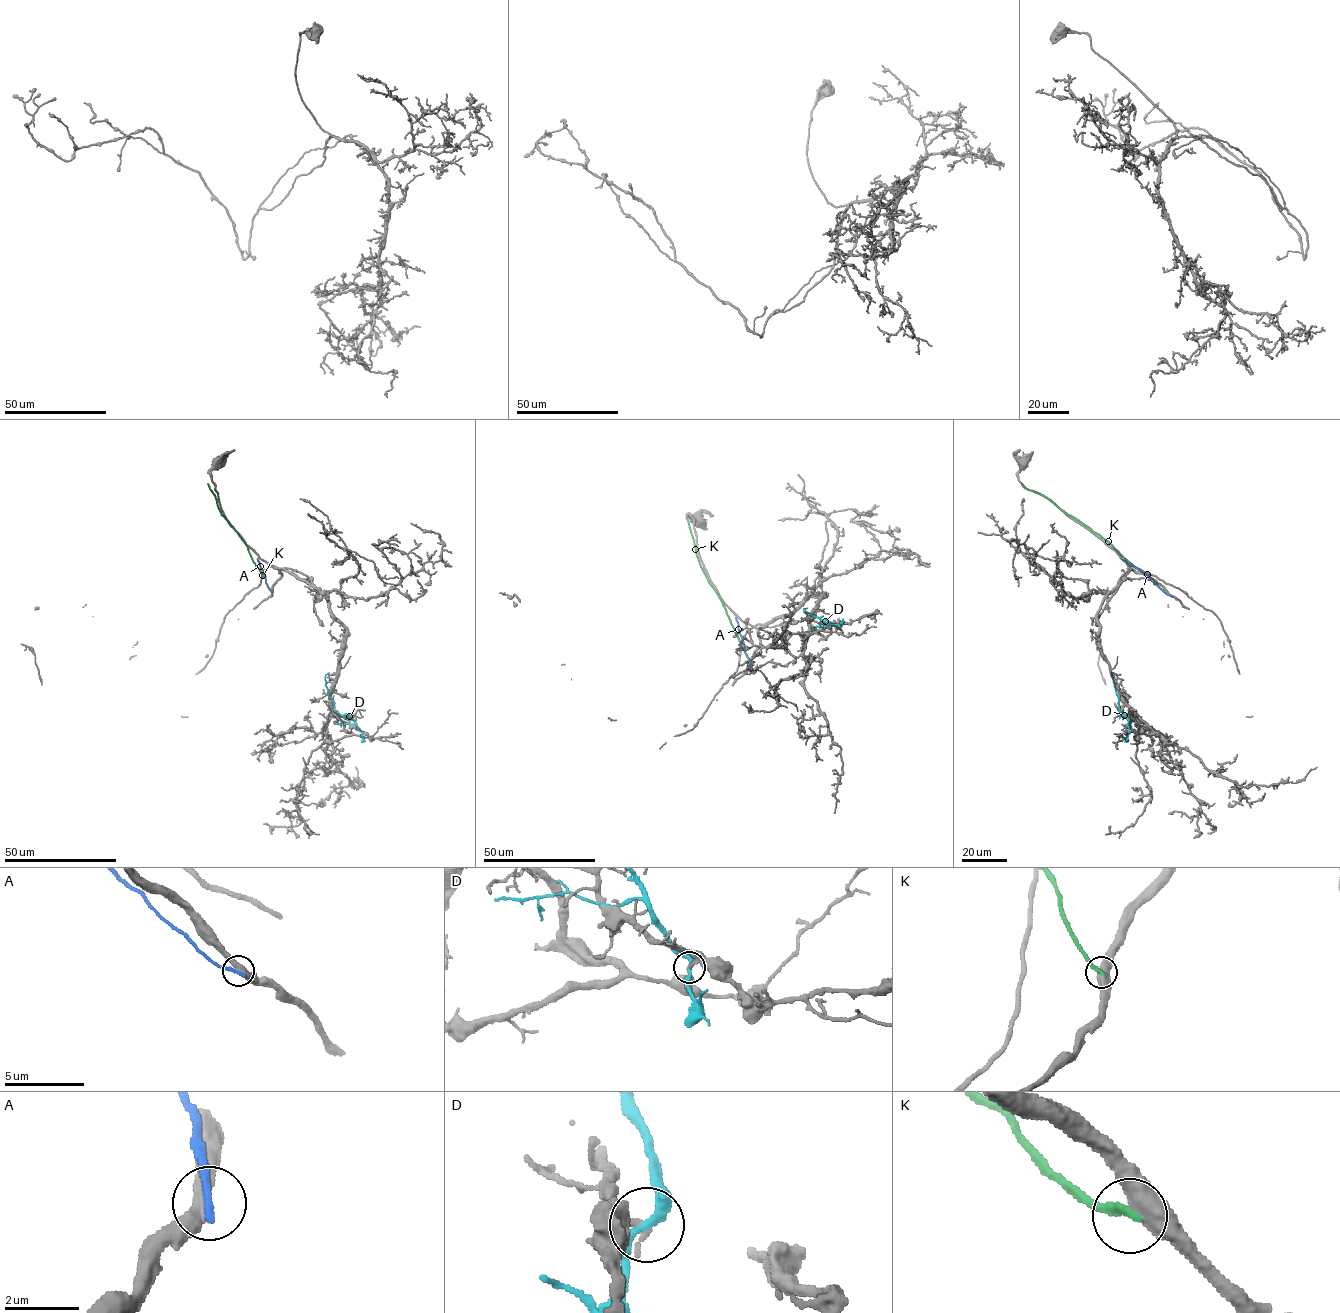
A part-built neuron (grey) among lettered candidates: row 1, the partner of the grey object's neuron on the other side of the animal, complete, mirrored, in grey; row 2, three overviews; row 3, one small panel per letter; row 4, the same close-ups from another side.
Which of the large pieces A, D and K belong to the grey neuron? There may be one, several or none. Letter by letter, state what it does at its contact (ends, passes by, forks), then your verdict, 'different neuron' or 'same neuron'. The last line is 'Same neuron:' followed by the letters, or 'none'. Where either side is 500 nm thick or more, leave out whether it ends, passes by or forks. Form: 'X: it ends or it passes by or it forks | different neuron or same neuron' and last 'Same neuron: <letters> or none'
A: it ends | different neuron
D: it passes by | different neuron
K: it ends | different neuron
Same neuron: none

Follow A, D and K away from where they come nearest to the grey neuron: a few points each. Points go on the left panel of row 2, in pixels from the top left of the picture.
A: (272, 595), (257, 558)
D: (362, 733), (350, 716), (340, 715), (334, 710), (325, 680), (329, 673)
K: (272, 590), (255, 566), (244, 540), (218, 509), (207, 483)

